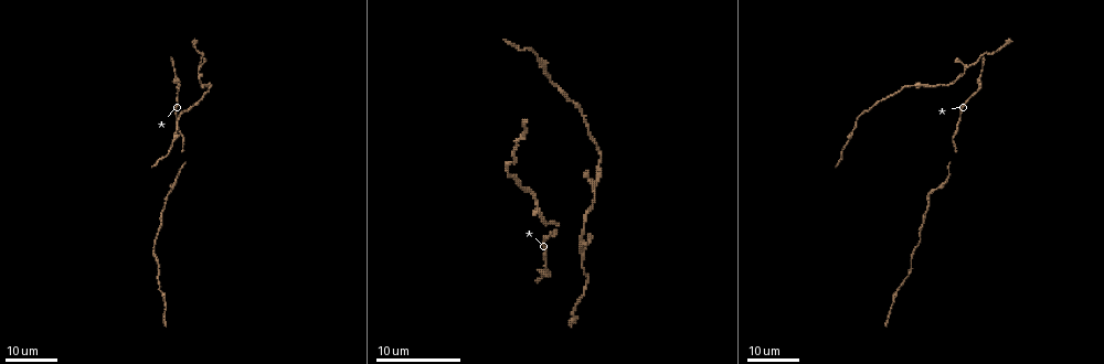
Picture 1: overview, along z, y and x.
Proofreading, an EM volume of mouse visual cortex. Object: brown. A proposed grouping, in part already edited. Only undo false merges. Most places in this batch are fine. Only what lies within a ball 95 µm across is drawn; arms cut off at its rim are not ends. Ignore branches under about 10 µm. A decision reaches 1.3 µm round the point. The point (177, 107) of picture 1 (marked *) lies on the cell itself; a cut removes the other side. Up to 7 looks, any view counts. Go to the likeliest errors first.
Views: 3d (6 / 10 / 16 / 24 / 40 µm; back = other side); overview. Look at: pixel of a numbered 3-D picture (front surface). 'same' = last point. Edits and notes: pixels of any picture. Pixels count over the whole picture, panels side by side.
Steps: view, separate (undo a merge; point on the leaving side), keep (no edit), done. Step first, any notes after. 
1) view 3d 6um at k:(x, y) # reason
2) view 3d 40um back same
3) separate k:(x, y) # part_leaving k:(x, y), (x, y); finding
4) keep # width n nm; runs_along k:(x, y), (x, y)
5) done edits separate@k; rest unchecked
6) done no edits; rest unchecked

view 3d 16um at 1:(581, 246)

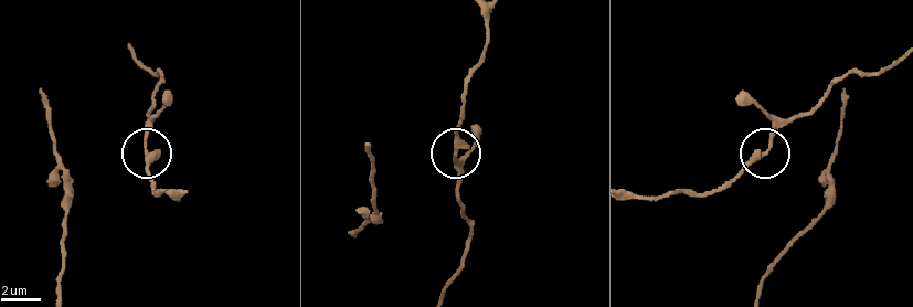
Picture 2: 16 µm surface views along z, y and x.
view 3d 6um at 2:(768, 147)

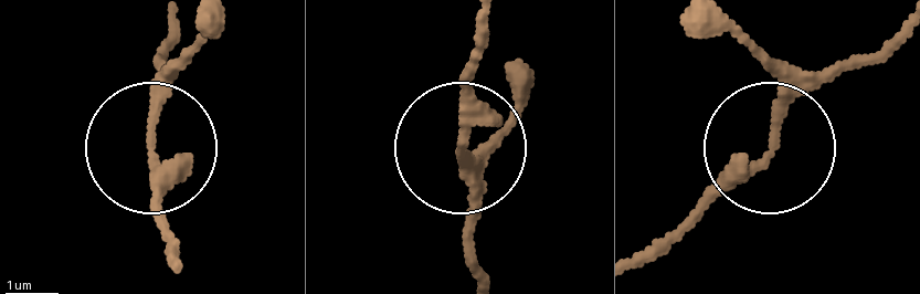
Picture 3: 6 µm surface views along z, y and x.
keep # all the same cell

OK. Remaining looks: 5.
view 3d 16um at 1:(178, 127) # calibre changes

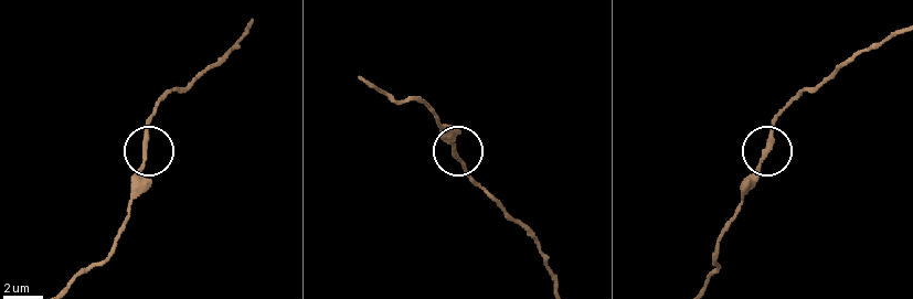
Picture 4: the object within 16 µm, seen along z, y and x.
view 3d 6um at 4:(143, 159)

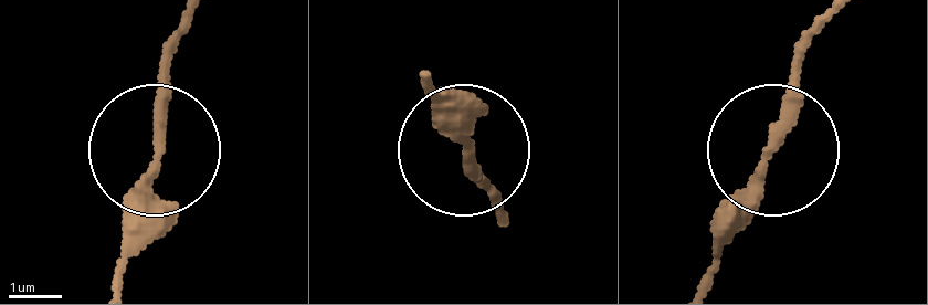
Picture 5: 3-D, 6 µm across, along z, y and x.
keep # runs_along 5:(825, 21), (799, 74), (794, 127), (712, 267); one cell here

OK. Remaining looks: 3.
view 3d 24um at 1:(538, 203) # thin neck

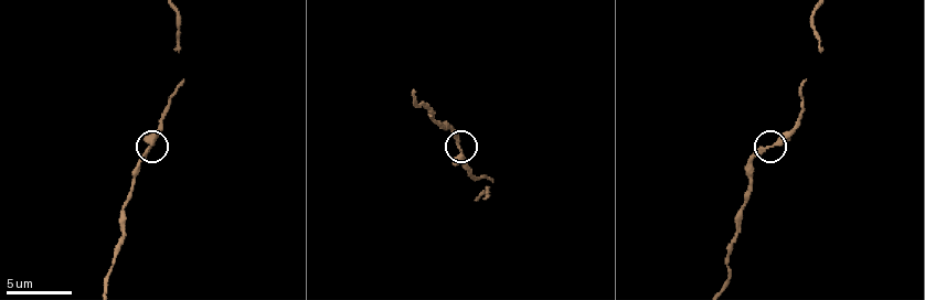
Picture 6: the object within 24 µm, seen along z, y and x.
view 3d 10um at 6:(459, 149) # closer look

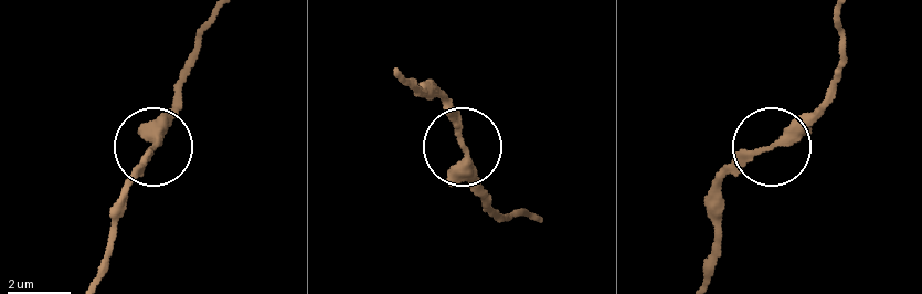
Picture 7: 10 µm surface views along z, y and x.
keep # width 270 nm; one cell here

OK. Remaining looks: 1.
done no edits; rest unchecked

